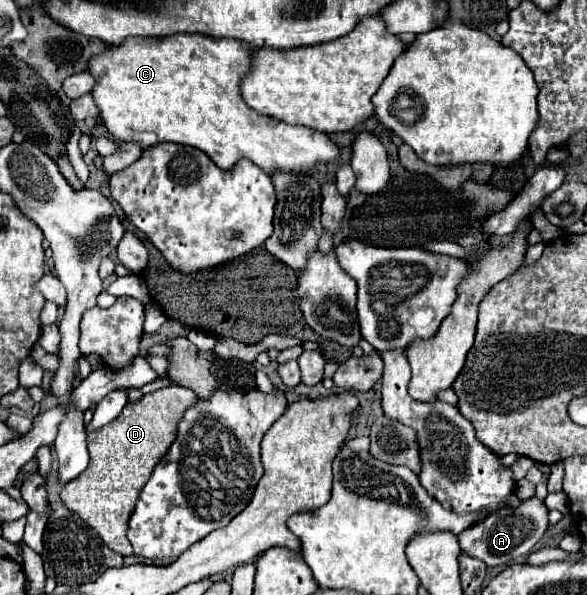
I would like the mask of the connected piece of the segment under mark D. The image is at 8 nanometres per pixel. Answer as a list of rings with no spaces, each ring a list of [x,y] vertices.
[[[179,384],[143,394],[139,402],[129,402],[119,418],[87,436],[91,462],[79,478],[61,490],[65,506],[79,514],[103,542],[121,556],[133,554],[131,542],[127,542],[127,518],[131,518],[131,510],[135,510],[135,498],[143,482],[151,476],[151,470],[159,464],[159,458],[167,454],[167,446],[175,440],[179,418],[183,418],[185,410],[195,406],[195,402],[197,396]]]

